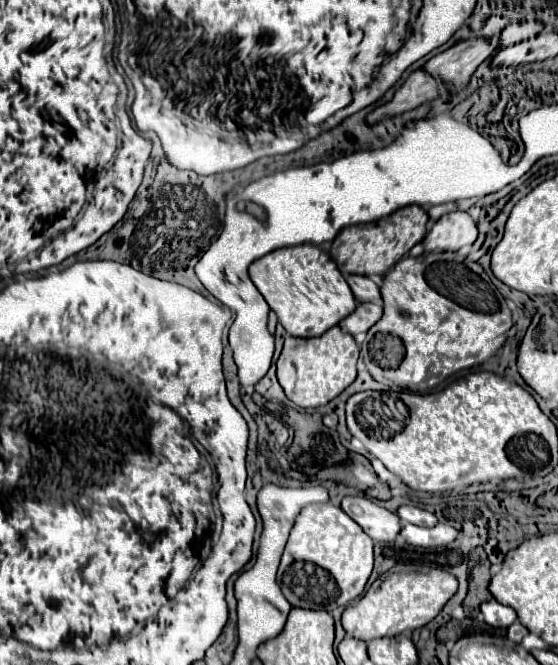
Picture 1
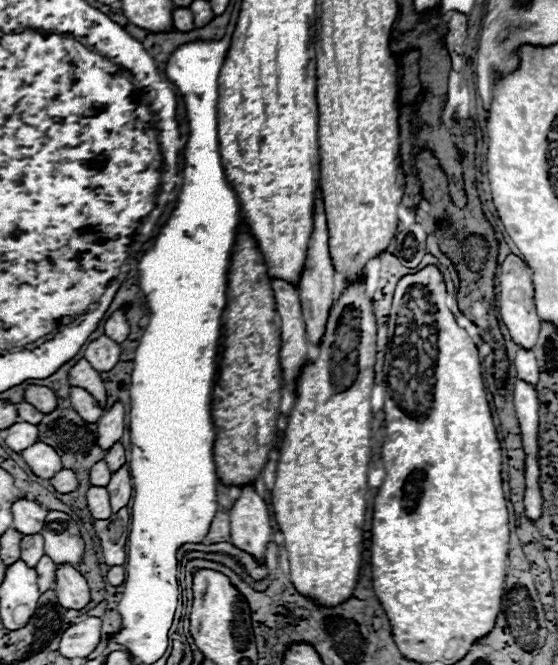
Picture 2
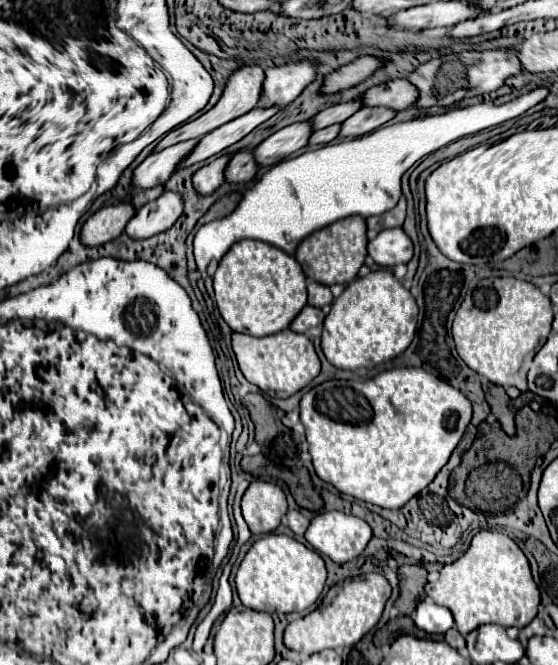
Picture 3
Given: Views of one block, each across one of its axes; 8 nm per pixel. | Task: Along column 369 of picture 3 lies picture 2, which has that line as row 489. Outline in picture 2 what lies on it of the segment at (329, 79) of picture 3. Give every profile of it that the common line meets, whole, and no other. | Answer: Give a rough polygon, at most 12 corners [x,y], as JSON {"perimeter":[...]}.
{"perimeter":[[60,470],[50,484],[68,494],[78,490],[78,478],[72,470]]}

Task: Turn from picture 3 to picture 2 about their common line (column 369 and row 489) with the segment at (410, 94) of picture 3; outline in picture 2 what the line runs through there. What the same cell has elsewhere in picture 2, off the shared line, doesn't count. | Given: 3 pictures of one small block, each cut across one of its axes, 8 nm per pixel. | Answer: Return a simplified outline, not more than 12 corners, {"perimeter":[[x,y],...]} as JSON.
{"perimeter":[[90,486],[88,508],[96,520],[112,516],[108,490]]}

